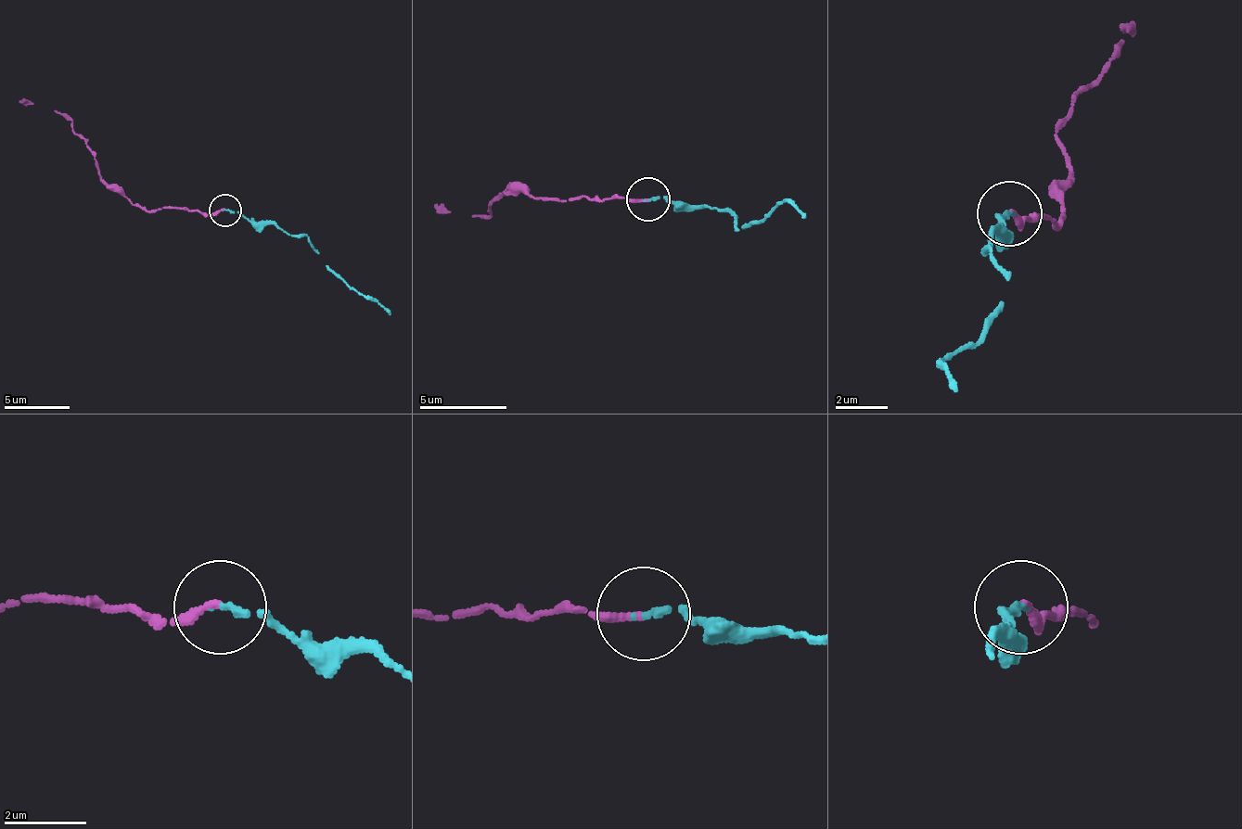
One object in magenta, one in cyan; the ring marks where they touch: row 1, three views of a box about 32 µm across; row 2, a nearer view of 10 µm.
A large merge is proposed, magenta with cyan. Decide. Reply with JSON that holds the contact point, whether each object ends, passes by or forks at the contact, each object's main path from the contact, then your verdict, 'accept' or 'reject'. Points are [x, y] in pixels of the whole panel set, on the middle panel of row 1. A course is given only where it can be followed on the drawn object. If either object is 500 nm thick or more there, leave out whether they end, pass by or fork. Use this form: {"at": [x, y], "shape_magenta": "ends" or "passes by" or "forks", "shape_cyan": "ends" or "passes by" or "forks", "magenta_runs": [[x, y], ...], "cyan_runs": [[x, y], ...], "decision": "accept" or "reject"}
{"at": [648, 199], "shape_magenta": "ends", "shape_cyan": "ends", "magenta_runs": [[649, 200], [615, 197], [534, 197], [506, 190], [513, 184], [481, 218], [436, 205]], "cyan_runs": [[649, 200], [680, 206], [705, 205], [727, 210], [739, 228], [762, 223], [789, 202], [805, 216]], "decision": "accept"}

